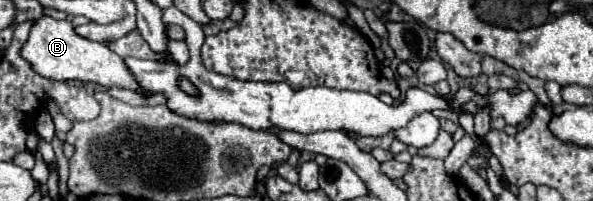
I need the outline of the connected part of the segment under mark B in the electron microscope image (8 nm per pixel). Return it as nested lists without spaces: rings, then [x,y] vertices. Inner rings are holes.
[[[41,17],[35,21],[31,35],[21,49],[21,55],[31,63],[31,67],[47,79],[55,81],[83,81],[83,83],[97,83],[103,87],[119,87],[119,89],[131,89],[137,91],[139,83],[135,75],[129,71],[125,61],[111,51],[103,43],[89,41],[75,33],[71,21],[57,21],[53,17]]]

